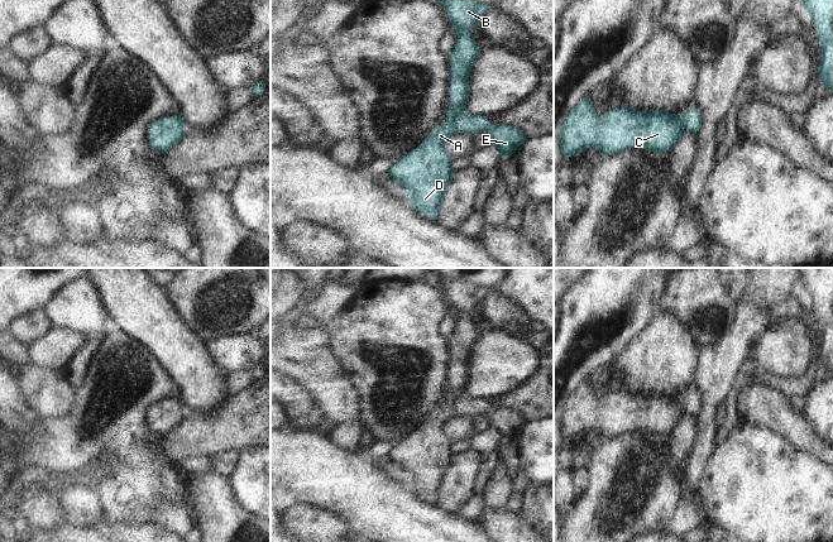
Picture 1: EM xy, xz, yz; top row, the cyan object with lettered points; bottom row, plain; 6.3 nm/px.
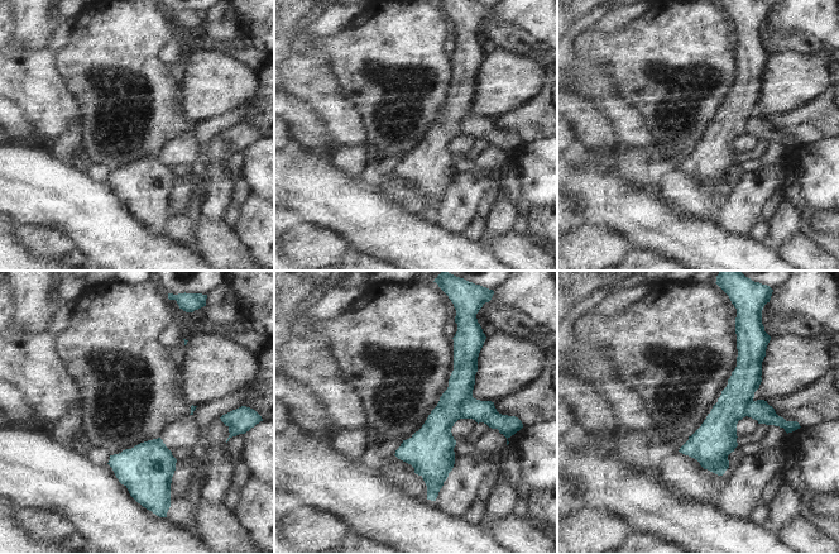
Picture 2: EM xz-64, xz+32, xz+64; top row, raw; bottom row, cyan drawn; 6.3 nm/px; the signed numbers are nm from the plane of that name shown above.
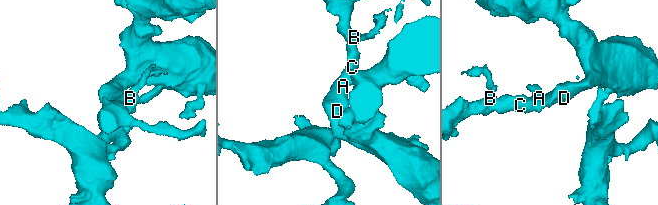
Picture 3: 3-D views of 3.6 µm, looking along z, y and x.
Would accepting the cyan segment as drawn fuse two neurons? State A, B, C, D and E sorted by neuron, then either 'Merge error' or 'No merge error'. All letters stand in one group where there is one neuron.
Groups: A B C D / E. Merge error.

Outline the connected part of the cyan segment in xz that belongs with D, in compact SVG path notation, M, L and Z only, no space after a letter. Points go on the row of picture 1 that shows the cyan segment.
M439 0L458 34L458 44L450 56L450 107L446 121L436 126L415 150L392 164L389 177L407 192L412 206L422 215L437 220L455 171L445 143L454 135L453 117L466 110L470 97L469 77L480 53L470 30L490 10L490 5L475 0Z

